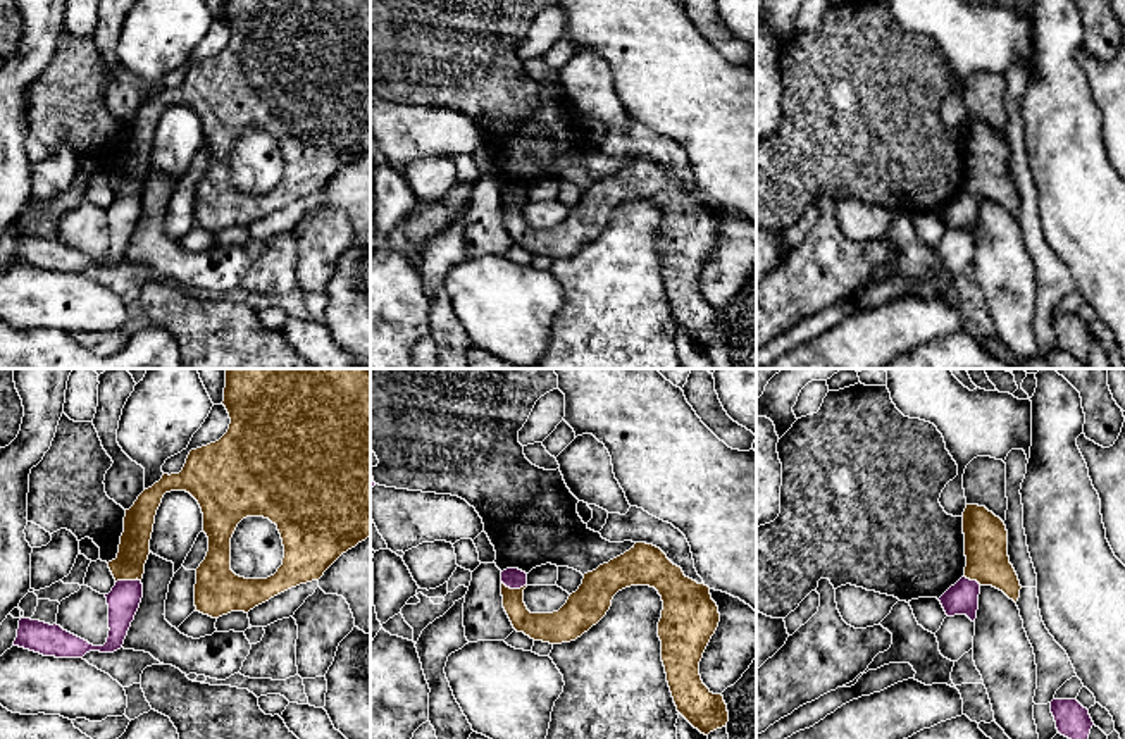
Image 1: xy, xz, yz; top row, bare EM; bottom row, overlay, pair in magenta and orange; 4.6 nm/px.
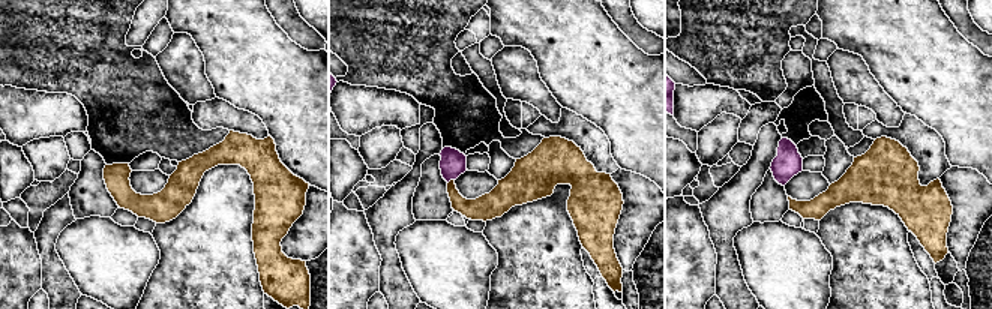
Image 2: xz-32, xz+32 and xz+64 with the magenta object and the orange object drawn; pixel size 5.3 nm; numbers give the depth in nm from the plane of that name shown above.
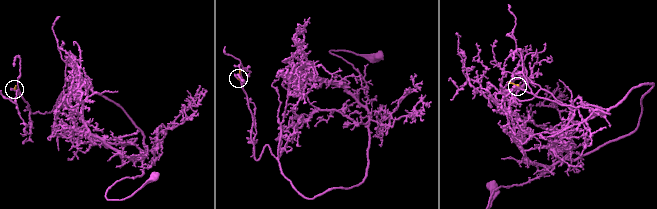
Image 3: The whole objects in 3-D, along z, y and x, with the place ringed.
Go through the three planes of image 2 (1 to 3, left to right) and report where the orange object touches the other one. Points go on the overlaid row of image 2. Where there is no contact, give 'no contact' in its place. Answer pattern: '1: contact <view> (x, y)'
1: no contact
2: contact xz+32 (450, 179)
3: no contact

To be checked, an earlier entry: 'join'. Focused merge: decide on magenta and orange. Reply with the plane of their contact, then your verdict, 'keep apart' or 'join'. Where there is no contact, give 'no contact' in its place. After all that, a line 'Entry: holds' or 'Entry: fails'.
xy | keep apart
Entry: fails

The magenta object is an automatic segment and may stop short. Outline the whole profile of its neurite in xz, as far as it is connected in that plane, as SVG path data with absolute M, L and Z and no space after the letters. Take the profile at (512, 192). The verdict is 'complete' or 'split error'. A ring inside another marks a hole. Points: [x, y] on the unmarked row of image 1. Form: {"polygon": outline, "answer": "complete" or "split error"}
{"polygon": "M507 183L501 186L501 196L510 203L520 203L527 200L527 188L519 183Z", "answer": "complete"}

